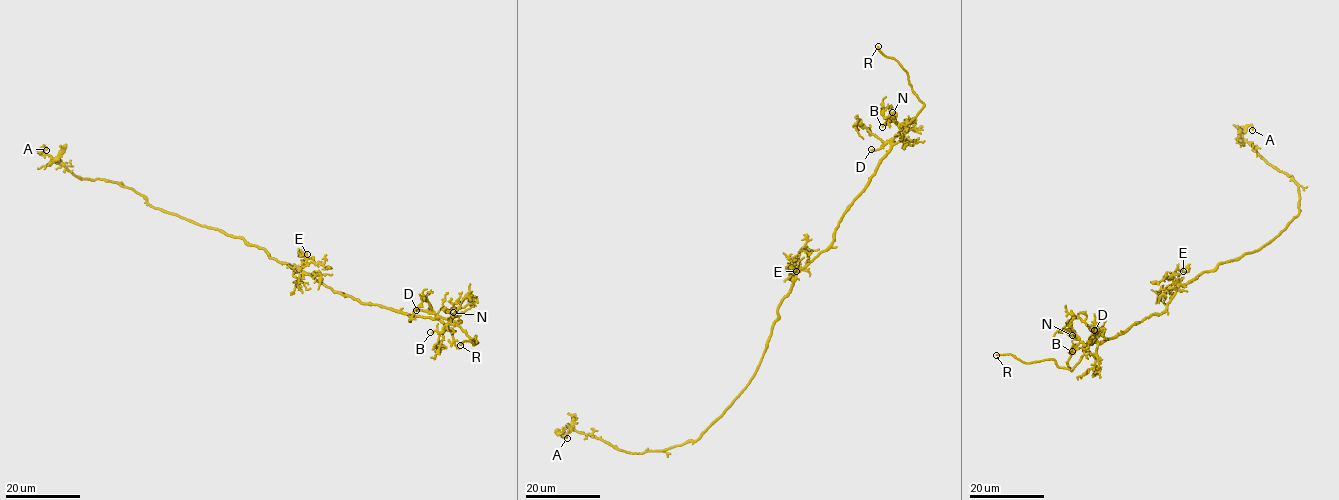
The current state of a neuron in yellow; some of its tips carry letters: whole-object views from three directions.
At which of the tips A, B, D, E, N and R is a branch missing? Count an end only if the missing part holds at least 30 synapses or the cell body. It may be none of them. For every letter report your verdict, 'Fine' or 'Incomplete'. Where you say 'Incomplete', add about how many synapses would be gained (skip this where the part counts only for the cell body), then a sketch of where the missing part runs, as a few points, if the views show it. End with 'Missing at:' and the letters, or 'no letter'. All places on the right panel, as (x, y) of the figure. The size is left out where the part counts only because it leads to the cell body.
A: Fine
B: Fine
D: Incomplete. Roughly 35 synapses. Course of what is missing: (1094, 330), (1081, 338), (1075, 366)
E: Fine
N: Fine
R: Incomplete
Missing at: D, R

